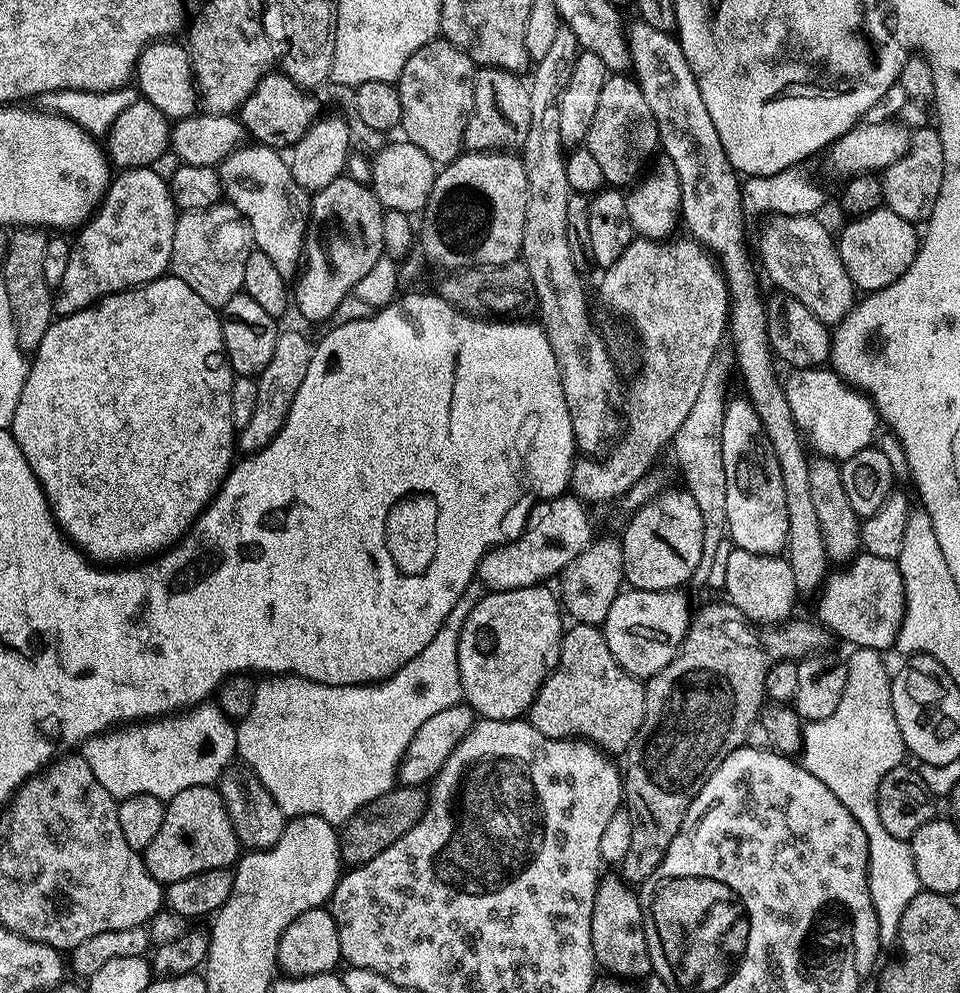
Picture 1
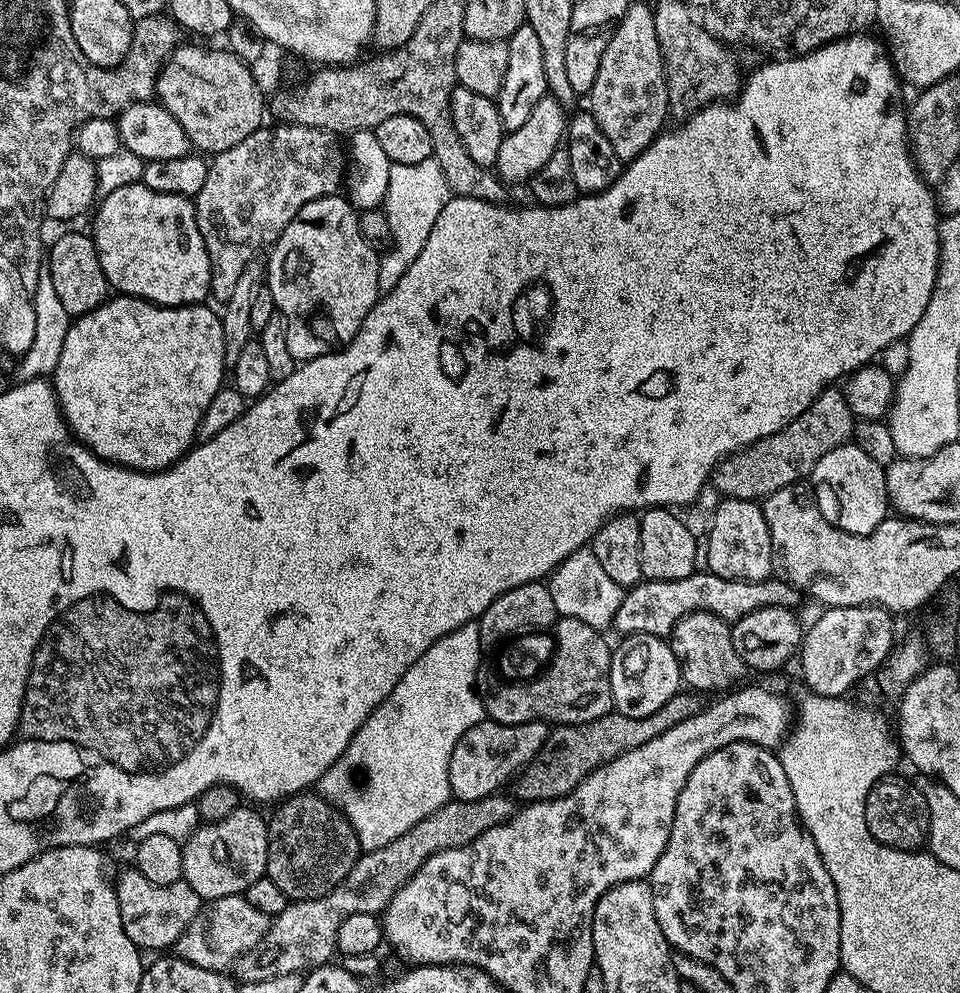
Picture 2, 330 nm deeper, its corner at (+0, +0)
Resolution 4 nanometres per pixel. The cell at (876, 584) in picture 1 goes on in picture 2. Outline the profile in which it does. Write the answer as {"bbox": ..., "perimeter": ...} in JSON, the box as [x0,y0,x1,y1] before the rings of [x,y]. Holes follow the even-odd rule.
{"bbox":[614,570,802,637],"perimeter":[[[697,570],[686,578],[677,580],[649,580],[641,579],[640,583],[627,589],[622,602],[616,611],[614,621],[615,631],[620,631],[621,637],[633,636],[634,634],[654,634],[655,636],[671,637],[672,627],[686,614],[691,612],[709,612],[718,618],[734,622],[754,610],[762,610],[766,606],[778,606],[779,608],[797,607],[796,603],[802,600],[801,593],[783,578],[769,578],[758,582],[746,582],[745,580],[731,580],[730,578],[718,578],[718,574],[707,570]]]}

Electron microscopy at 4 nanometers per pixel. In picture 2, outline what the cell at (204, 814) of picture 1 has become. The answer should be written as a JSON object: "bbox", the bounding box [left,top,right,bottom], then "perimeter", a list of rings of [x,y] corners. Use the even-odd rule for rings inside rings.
{"bbox":[182,806,268,901],"perimeter":[[[238,806],[234,814],[230,814],[221,820],[201,823],[196,833],[190,839],[183,841],[182,870],[184,880],[194,890],[194,894],[200,896],[201,901],[217,900],[227,896],[239,896],[247,893],[258,878],[262,878],[268,869],[268,824],[255,812],[255,807],[244,808]]]}

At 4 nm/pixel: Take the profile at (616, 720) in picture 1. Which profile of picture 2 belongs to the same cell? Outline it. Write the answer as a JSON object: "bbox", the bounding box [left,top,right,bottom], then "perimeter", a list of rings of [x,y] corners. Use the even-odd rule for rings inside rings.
{"bbox":[476,616,613,726],"perimeter":[[[560,616],[554,625],[554,655],[548,667],[539,676],[523,682],[505,682],[499,671],[492,666],[481,666],[476,672],[476,693],[484,707],[484,715],[499,724],[525,724],[542,720],[552,726],[561,724],[585,724],[594,718],[602,718],[613,711],[610,694],[610,666],[613,649],[603,640],[601,629],[586,626],[578,618]]]}

